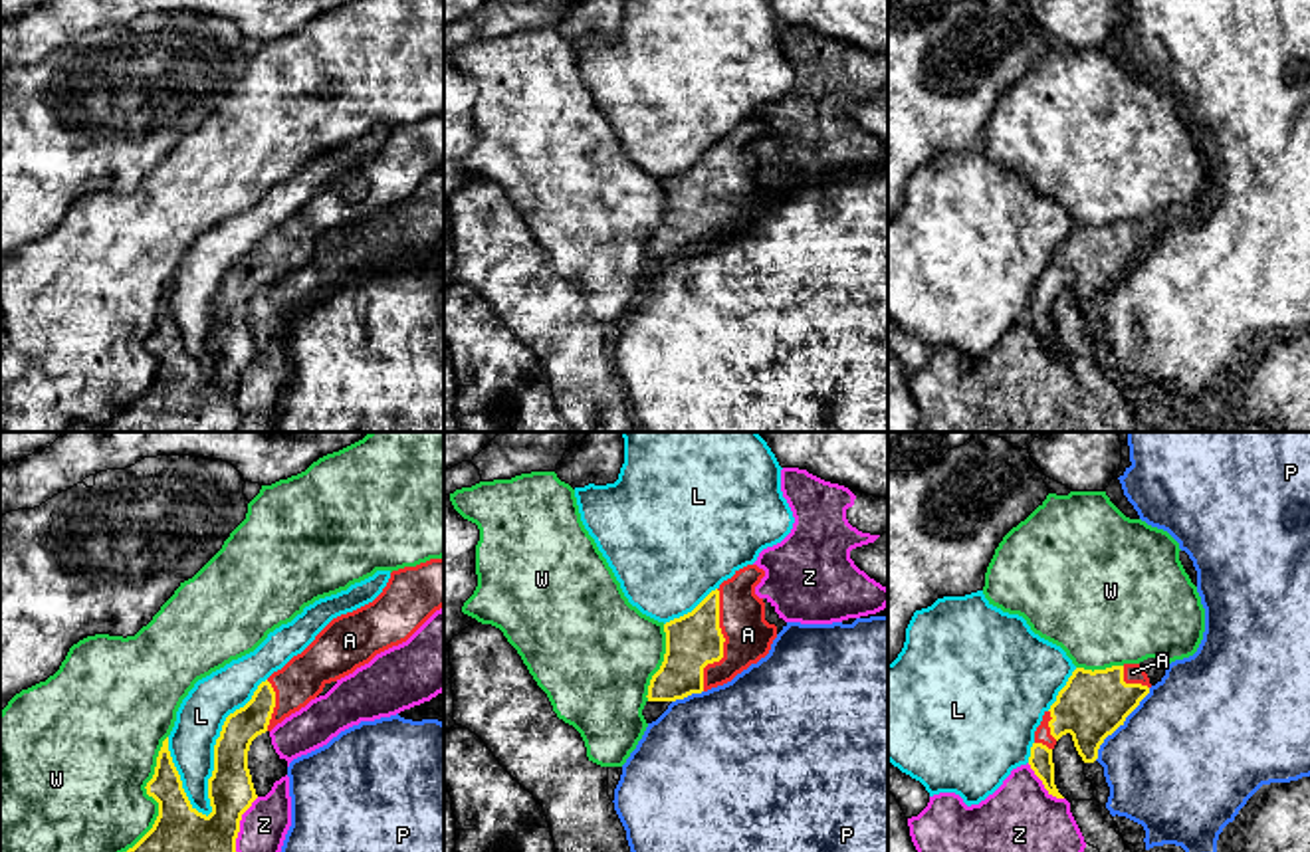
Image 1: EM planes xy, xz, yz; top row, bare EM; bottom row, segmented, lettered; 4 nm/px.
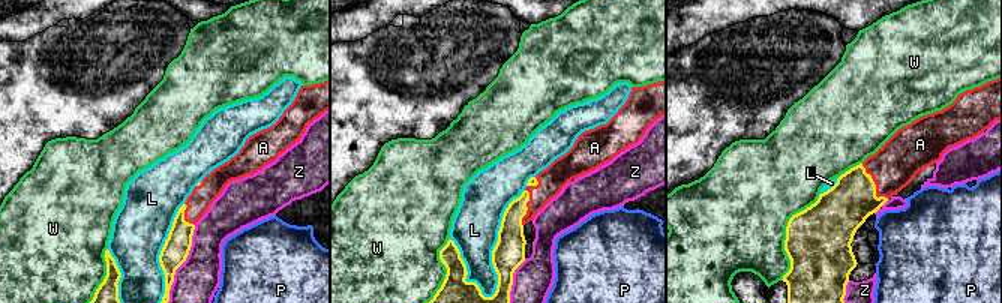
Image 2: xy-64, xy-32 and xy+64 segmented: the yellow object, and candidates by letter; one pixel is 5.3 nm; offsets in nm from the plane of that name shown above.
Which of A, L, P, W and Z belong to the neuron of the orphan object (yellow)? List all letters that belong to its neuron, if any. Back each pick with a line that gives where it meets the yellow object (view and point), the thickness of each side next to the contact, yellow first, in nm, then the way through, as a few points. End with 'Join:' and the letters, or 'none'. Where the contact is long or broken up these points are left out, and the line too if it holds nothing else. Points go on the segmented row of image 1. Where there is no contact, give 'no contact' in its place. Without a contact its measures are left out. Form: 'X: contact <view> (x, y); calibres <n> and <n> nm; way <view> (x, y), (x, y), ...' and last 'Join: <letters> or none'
A: contact xz (724, 640); calibres 220 and 190 nm
Join: A

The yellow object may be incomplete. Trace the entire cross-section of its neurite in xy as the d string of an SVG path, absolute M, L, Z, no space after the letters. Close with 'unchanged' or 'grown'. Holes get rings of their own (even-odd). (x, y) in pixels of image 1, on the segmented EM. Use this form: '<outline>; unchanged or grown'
M444 557L392 571L373 602L333 618L301 654L262 682L252 699L226 717L216 739L208 816L190 804L166 737L145 787L159 802L159 816L127 852L236 852L242 814L258 799L248 769L252 741L305 707L327 684L406 642L442 606Z; grown

